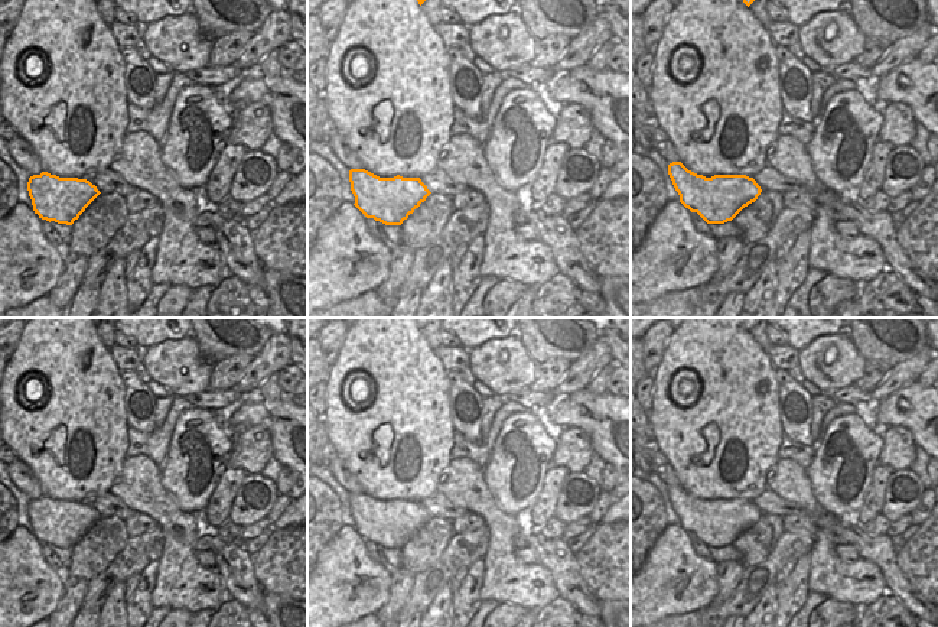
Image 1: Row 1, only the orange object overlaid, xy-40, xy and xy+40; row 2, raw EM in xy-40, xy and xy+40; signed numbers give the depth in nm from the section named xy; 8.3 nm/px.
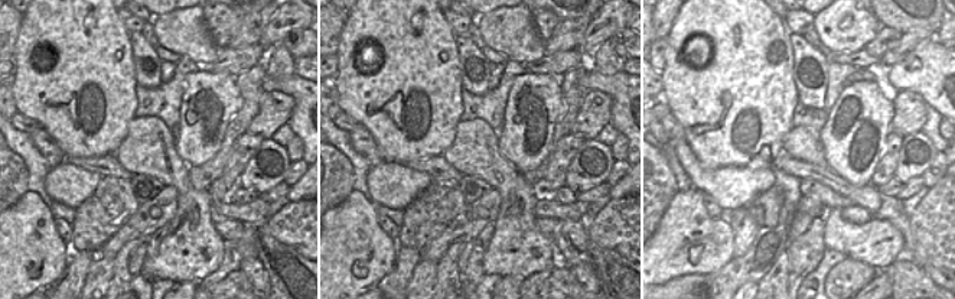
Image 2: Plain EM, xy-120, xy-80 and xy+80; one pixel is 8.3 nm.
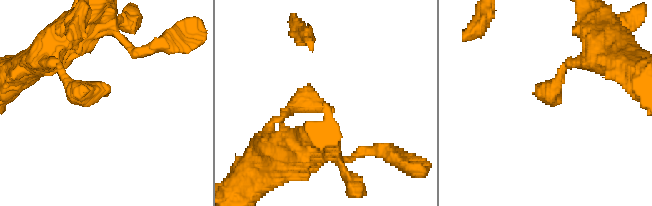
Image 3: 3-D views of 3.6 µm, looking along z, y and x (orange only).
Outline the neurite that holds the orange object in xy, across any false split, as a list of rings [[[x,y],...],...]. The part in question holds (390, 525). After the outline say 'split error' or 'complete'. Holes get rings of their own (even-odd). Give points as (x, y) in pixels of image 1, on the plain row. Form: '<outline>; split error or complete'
[[[365,493],[349,494],[355,530],[385,549],[401,549],[431,517],[420,501],[380,501]]]; complete

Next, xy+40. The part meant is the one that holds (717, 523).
[[[681,485],[670,487],[668,498],[680,519],[680,526],[691,536],[697,536],[707,548],[732,545],[762,516],[756,504],[746,498],[706,501],[688,494]]]; complete

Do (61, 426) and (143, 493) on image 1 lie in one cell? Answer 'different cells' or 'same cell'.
different cells

